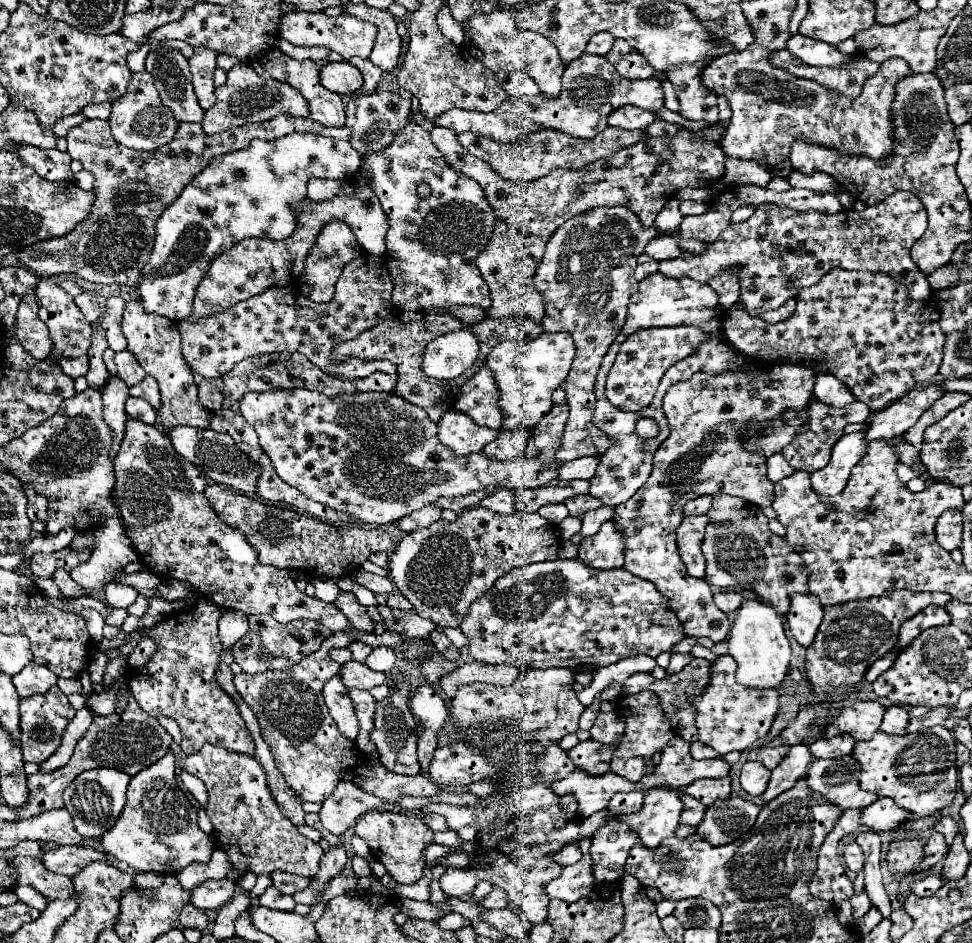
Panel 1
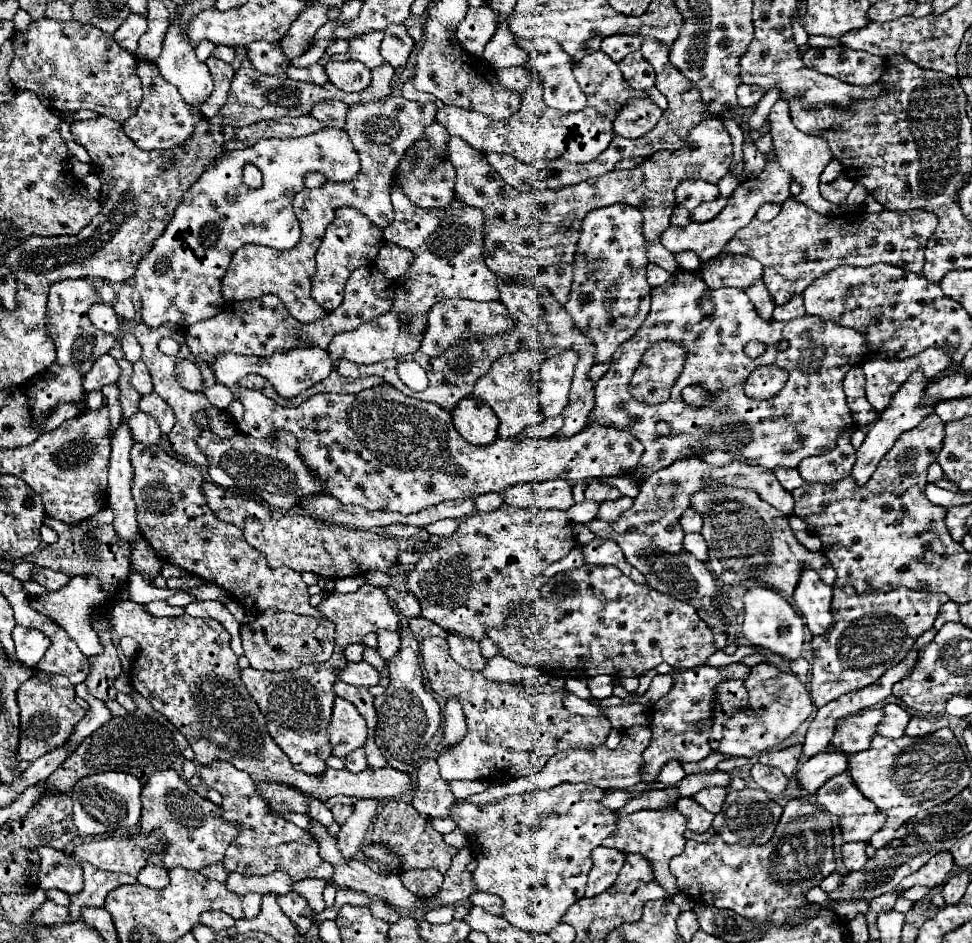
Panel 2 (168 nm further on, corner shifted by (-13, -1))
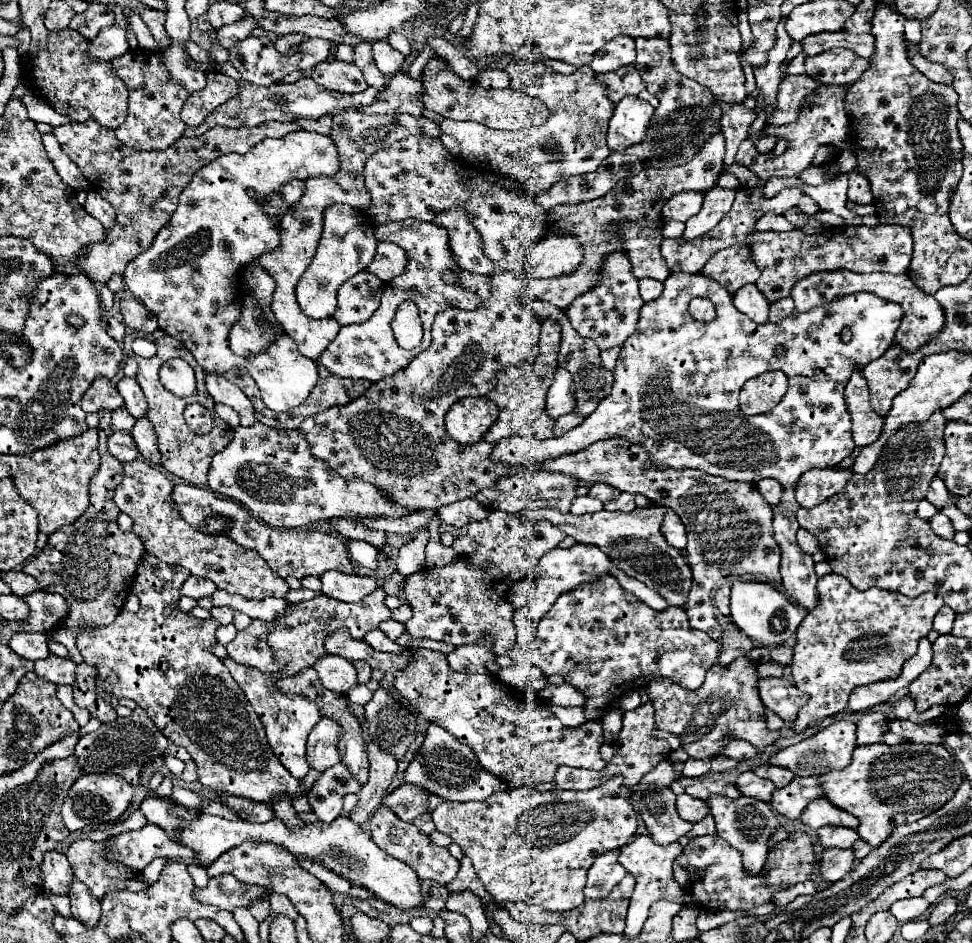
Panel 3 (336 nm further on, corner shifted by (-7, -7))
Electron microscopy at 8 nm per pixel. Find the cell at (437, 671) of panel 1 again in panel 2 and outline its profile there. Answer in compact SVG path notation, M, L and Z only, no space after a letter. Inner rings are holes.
M431 637L431 639L421 641L421 661L427 671L427 681L429 681L431 689L437 691L441 697L455 695L463 703L463 713L465 713L465 721L467 721L467 735L459 743L455 743L451 749L447 749L445 753L439 753L437 763L441 767L441 777L445 781L455 781L455 779L469 779L469 781L501 779L501 781L505 781L505 779L513 779L513 777L525 777L531 773L539 773L551 755L555 755L559 751L579 749L579 739L575 739L575 735L571 735L571 727L599 727L599 731L595 731L595 735L605 735L605 737L611 731L609 719L571 713L563 705L567 689L553 687L549 691L536 692L533 687L493 683L493 681L487 681L479 671L469 671L469 669L457 665L449 655L449 647L443 637Z

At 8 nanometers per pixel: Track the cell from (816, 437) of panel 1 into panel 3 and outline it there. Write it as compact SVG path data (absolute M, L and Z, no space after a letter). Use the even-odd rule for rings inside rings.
M811 469L797 483L797 501L801 507L811 509L825 499L839 493L849 481L851 471L847 469Z

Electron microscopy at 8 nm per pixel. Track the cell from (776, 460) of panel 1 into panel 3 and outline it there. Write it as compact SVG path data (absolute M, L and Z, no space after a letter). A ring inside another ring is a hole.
M761 479L757 483L757 489L769 505L777 505L777 501L781 499L781 485L773 479Z

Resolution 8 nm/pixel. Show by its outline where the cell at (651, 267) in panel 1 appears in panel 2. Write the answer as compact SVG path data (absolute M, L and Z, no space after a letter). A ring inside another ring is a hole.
M649 263L647 265L647 280L651 287L663 285L665 281L669 281L669 277L671 277L671 273L665 271L665 269L661 269L661 267L657 267L655 263Z

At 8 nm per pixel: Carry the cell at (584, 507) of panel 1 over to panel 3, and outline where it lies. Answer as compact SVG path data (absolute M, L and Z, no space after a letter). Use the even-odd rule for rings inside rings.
M597 483L597 485L593 485L593 487L591 487L589 495L605 503L605 501L611 501L611 499L617 499L617 497L621 495L621 491L619 491L619 489L613 489L611 485L605 485L605 483Z

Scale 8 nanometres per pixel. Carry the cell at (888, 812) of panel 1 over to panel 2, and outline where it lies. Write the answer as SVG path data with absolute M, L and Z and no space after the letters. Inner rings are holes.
M877 811L873 815L853 815L839 819L843 841L869 841L873 833L877 833L887 821L887 813Z

